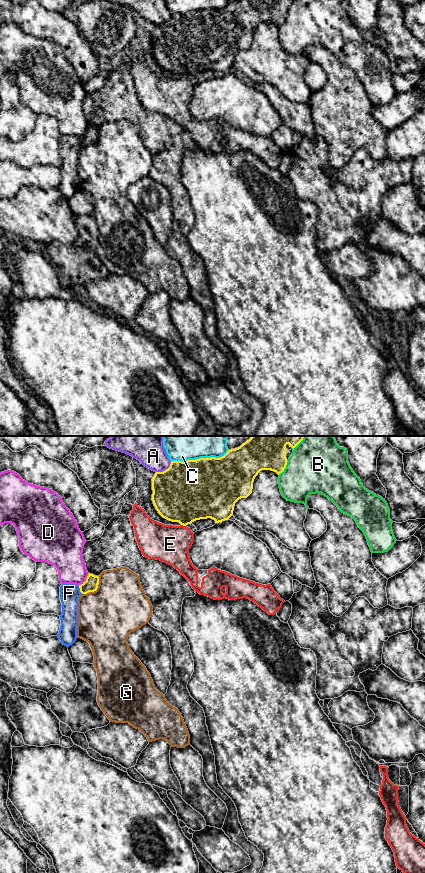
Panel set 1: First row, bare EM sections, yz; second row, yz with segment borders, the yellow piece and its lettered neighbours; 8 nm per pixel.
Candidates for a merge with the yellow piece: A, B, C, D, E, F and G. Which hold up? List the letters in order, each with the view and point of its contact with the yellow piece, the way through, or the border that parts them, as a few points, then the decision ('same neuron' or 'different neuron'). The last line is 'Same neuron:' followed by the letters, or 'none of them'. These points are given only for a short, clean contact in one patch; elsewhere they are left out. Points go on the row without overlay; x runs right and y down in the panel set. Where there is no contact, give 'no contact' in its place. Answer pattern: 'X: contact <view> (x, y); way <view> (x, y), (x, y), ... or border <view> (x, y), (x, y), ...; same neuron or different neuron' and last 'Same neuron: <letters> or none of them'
A: contact yz (166, 21); different neuron
B: contact yz (284, 20); different neuron
C: contact yz (200, 10); different neuron
D: contact yz (86, 132); different neuron
E: contact yz (183, 77); different neuron
F: contact yz (80, 142); way yz (91, 136), (80, 142), (69, 145); same neuron
G: contact yz (95, 142); different neuron
Same neuron: F

